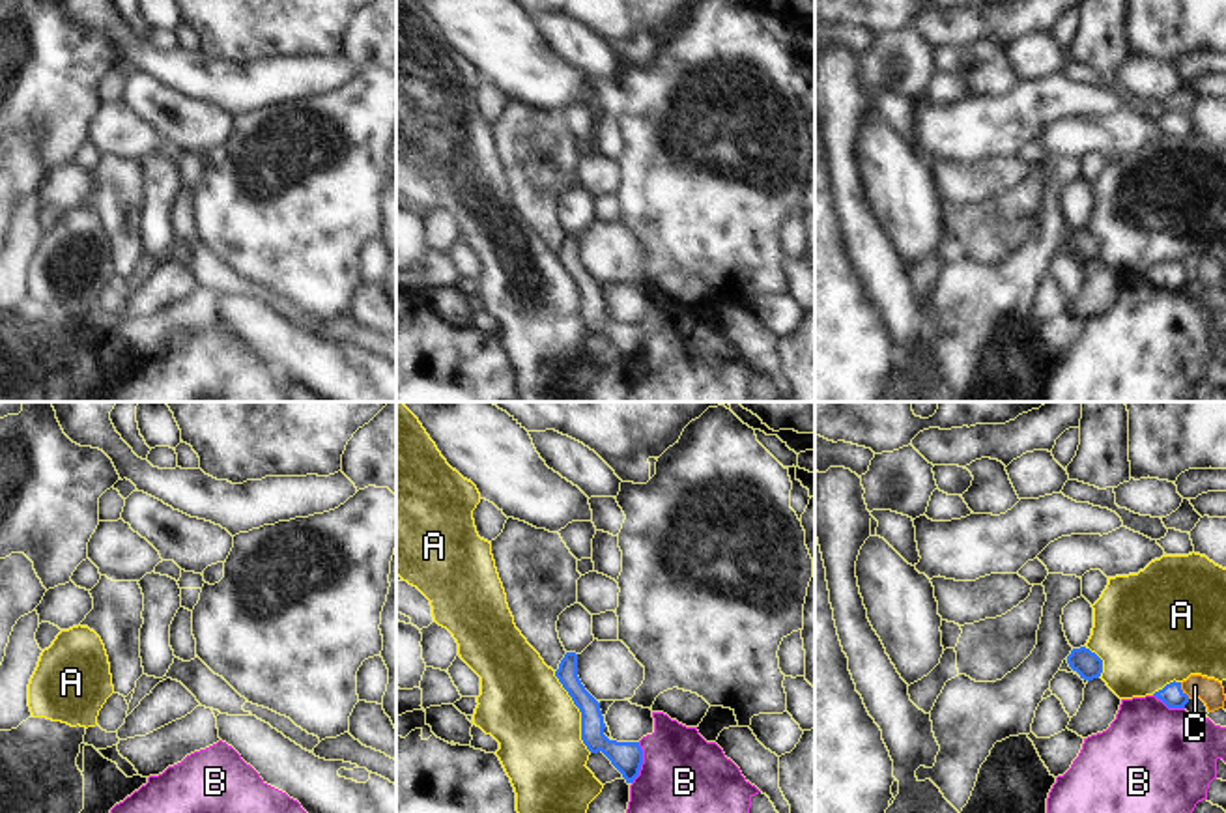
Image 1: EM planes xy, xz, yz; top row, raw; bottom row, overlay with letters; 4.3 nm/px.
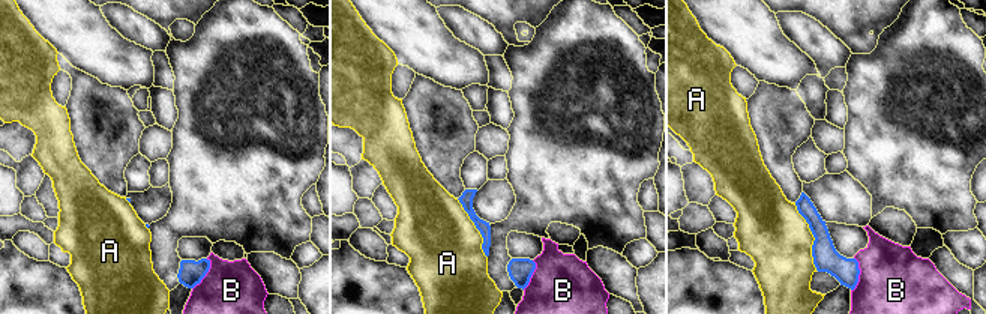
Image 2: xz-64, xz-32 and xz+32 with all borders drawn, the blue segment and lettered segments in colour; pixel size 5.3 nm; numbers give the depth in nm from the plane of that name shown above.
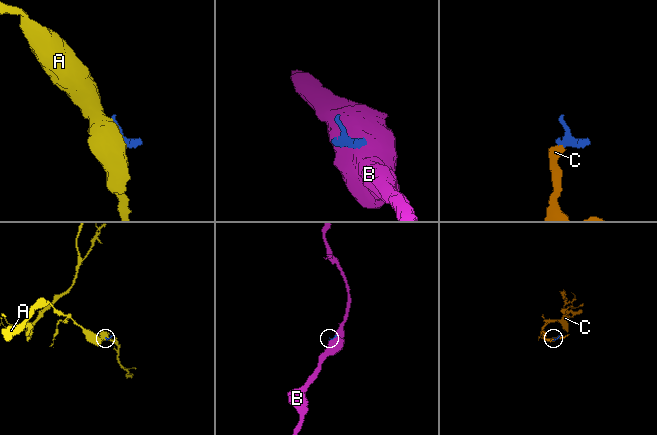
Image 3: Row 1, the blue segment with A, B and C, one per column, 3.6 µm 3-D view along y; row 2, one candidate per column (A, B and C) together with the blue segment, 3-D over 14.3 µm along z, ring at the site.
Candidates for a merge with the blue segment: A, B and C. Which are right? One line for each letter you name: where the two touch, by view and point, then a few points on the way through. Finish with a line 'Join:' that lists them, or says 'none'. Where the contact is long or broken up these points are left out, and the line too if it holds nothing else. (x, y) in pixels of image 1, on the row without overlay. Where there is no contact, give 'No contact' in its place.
Join: none.

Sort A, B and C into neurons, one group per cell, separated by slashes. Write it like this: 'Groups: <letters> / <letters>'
Groups: A / B / C.

